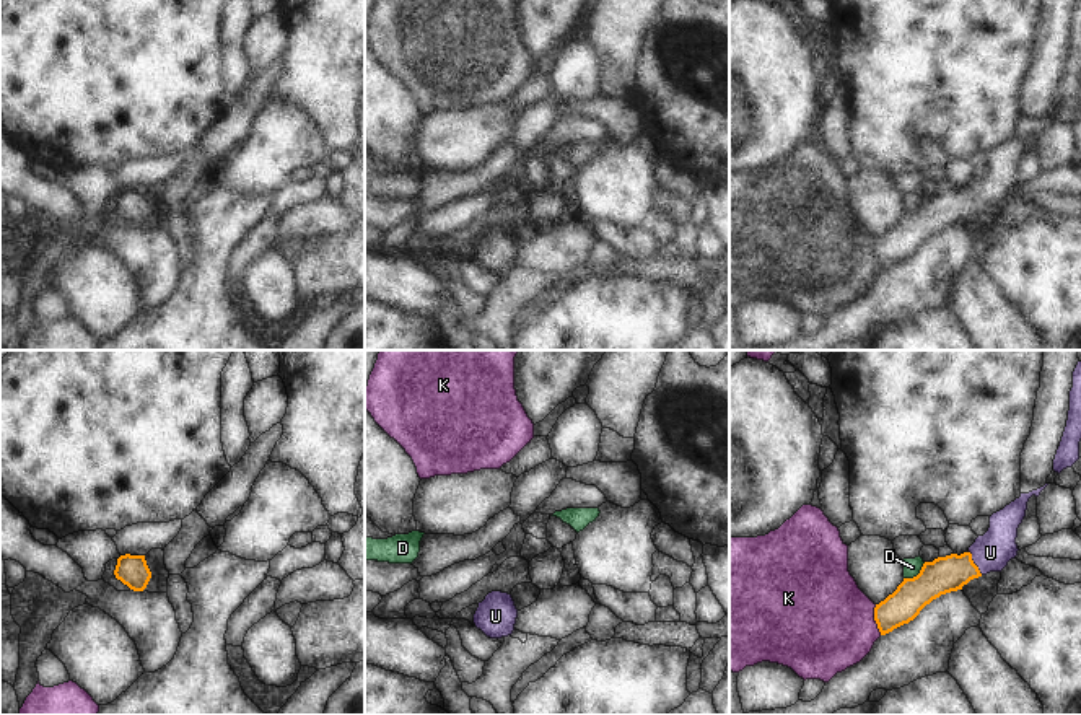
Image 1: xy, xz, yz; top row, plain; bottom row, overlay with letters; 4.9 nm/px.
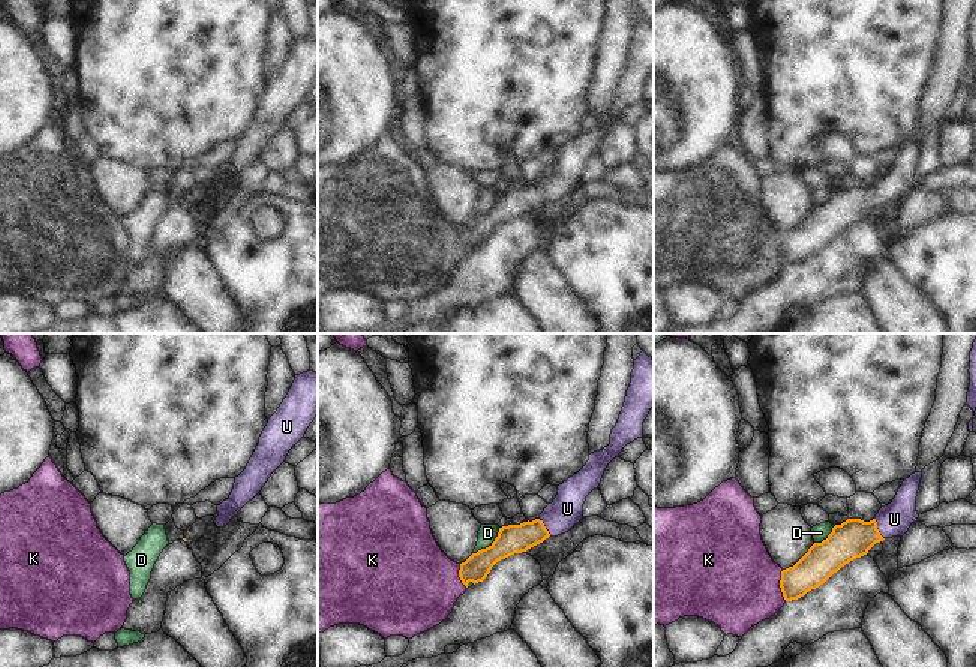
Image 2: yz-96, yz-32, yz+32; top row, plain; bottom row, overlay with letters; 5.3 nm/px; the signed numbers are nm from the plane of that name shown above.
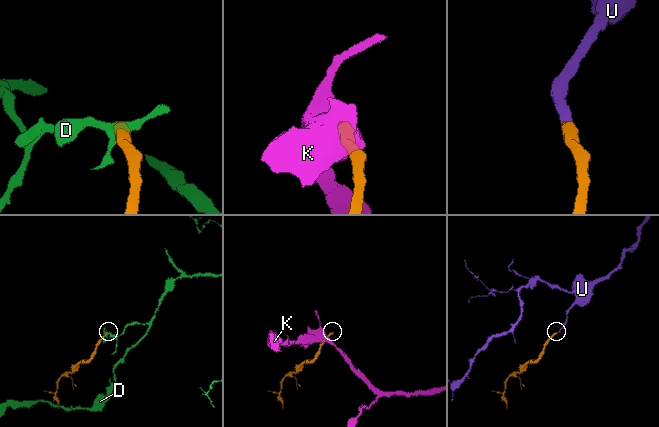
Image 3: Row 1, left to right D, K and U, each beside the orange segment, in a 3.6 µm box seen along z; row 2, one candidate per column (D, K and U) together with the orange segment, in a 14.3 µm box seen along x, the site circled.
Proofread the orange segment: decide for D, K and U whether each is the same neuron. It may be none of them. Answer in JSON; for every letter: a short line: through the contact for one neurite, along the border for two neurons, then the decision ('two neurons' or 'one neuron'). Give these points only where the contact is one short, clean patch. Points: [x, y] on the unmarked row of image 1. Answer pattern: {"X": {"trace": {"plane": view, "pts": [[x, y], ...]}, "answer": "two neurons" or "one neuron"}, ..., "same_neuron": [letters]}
{"D": {"trace": {"plane": "yz", "pts": [[925, 197], [915, 210], [904, 214]]}, "answer": "two neurons"}, "K": {"trace": {"plane": "yz", "pts": [[875, 240], [875, 258], [881, 269]]}, "answer": "two neurons"}, "U": {"trace": {"plane": "yz", "pts": [[948, 209], [972, 197], [990, 188]]}, "answer": "one neuron"}, "same_neuron": ["U"]}

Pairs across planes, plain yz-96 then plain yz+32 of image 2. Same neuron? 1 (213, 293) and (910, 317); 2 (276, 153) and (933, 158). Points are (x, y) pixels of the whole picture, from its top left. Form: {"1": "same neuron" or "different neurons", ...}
{"1": "same neuron", "2": "different neurons"}

